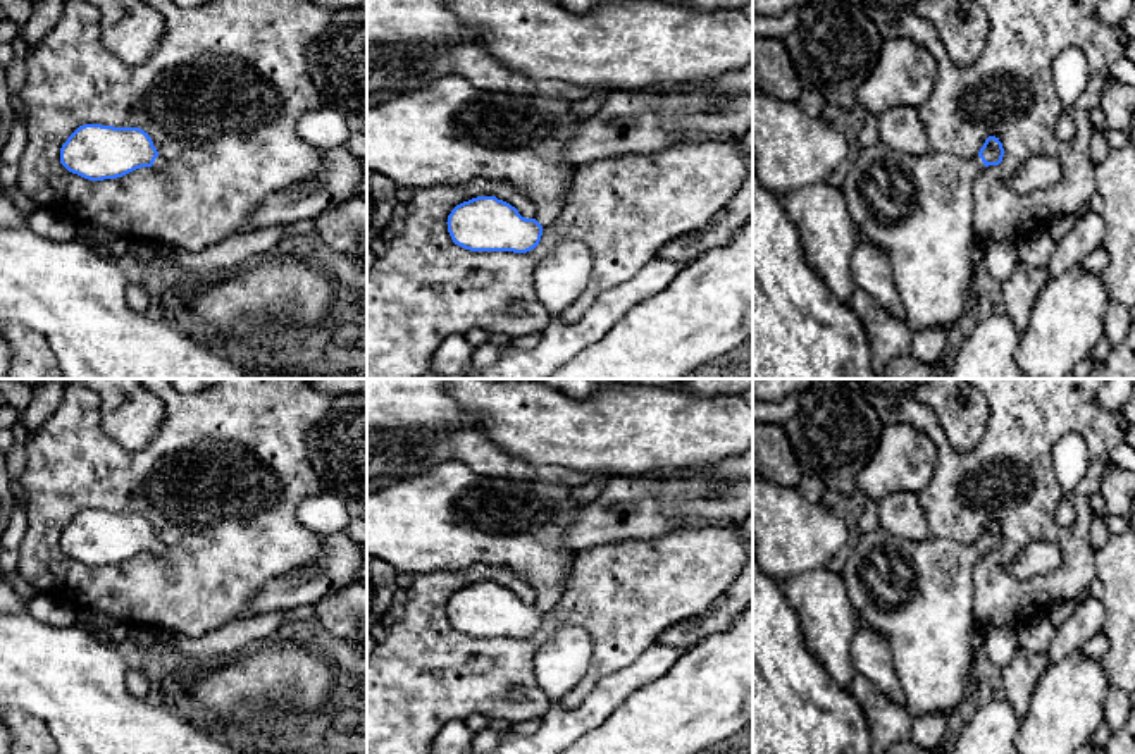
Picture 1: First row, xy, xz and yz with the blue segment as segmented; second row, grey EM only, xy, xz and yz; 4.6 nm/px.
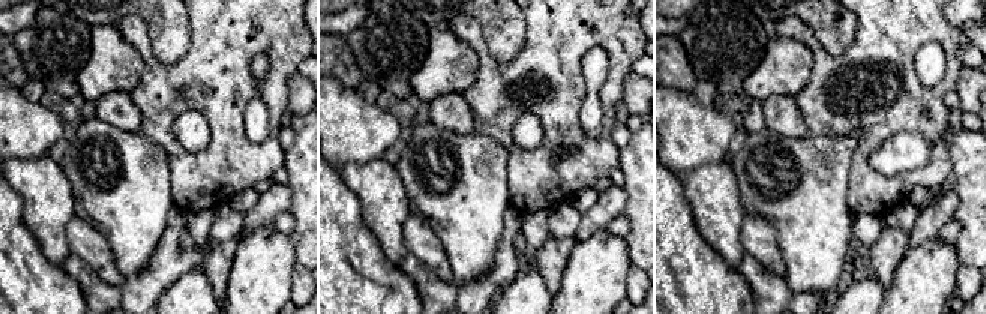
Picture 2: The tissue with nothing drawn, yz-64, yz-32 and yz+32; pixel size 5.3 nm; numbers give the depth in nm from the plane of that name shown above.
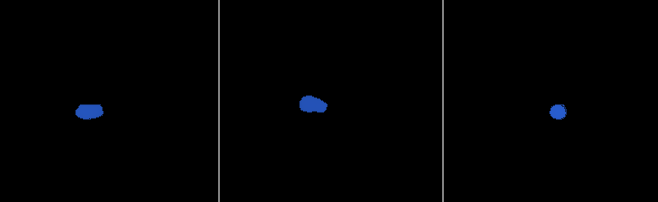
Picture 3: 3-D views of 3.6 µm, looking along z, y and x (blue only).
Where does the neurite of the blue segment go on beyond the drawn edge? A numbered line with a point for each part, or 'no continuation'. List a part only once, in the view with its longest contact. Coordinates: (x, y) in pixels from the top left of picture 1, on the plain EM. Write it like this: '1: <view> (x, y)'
1: yz (917, 594)

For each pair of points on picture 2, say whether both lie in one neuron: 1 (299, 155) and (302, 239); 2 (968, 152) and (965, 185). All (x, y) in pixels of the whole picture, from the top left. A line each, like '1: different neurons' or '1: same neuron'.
1: same neuron
2: same neuron

